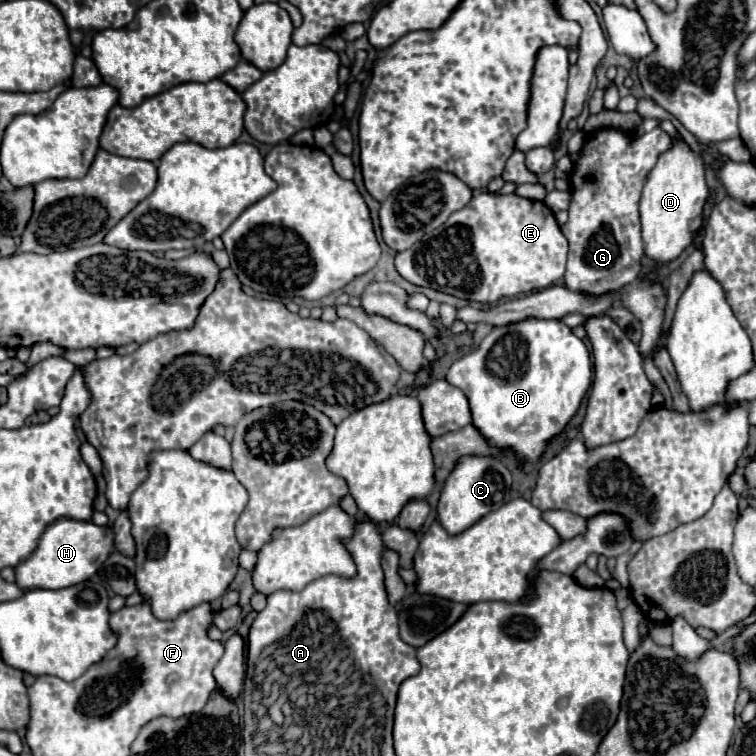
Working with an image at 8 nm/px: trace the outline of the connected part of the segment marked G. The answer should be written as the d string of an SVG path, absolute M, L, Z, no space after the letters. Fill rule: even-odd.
M660 127L634 137L620 129L598 129L584 137L580 157L570 171L572 201L568 221L560 227L568 239L568 263L564 281L572 291L616 291L634 283L642 271L638 201L644 181L658 157L672 147L672 139Z

